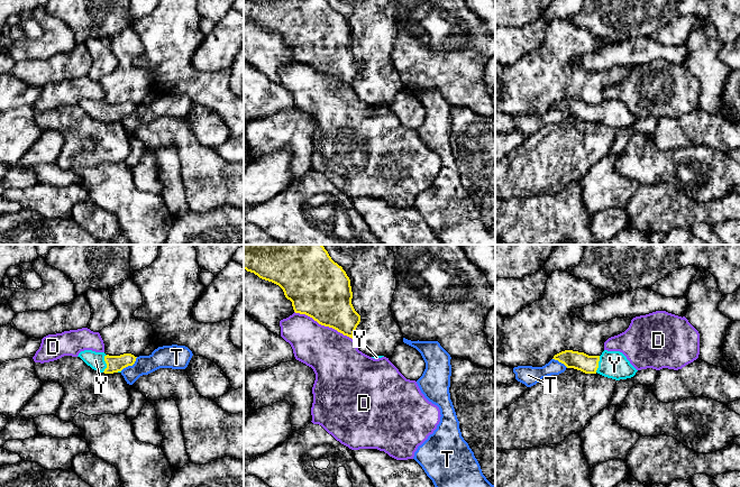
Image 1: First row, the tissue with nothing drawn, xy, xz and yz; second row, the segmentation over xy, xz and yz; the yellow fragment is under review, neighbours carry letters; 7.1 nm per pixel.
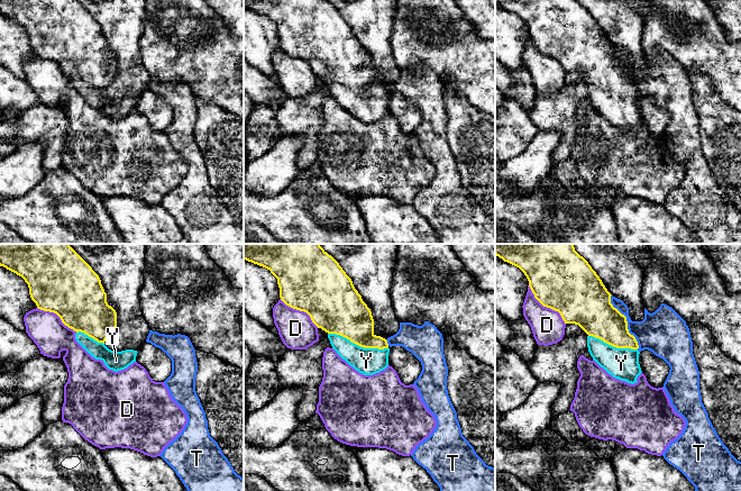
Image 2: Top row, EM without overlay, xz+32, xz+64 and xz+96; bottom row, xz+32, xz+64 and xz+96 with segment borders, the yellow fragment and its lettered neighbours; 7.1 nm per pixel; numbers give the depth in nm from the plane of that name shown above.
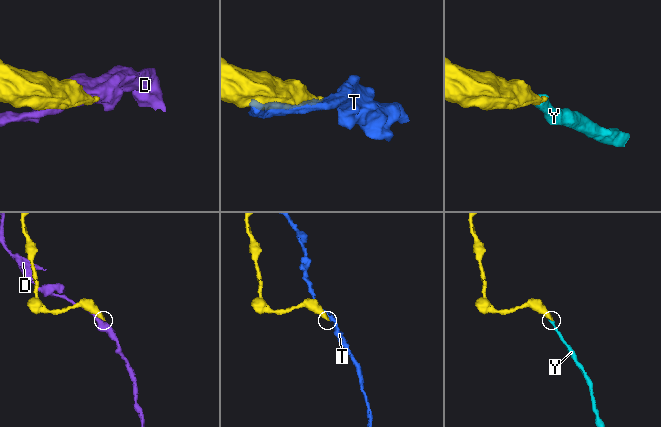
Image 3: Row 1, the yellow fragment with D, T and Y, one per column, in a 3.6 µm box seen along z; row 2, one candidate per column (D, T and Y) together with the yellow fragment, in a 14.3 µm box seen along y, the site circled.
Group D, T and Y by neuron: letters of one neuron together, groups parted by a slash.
D / T / Y

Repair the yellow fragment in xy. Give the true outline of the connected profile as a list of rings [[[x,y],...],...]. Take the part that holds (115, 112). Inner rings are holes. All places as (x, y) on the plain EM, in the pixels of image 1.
[[[92,99],[81,100],[77,105],[92,118],[104,122],[121,121],[124,117],[133,114],[137,107],[131,102],[109,104],[104,101],[95,101]]]

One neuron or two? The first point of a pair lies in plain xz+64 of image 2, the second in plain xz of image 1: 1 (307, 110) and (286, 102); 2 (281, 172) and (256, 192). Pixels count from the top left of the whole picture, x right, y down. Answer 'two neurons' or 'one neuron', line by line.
1: two neurons
2: one neuron

